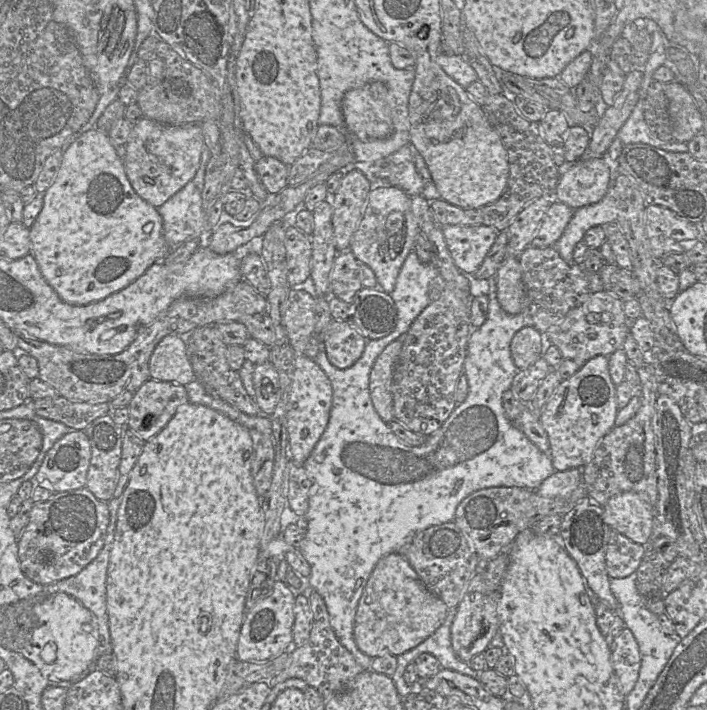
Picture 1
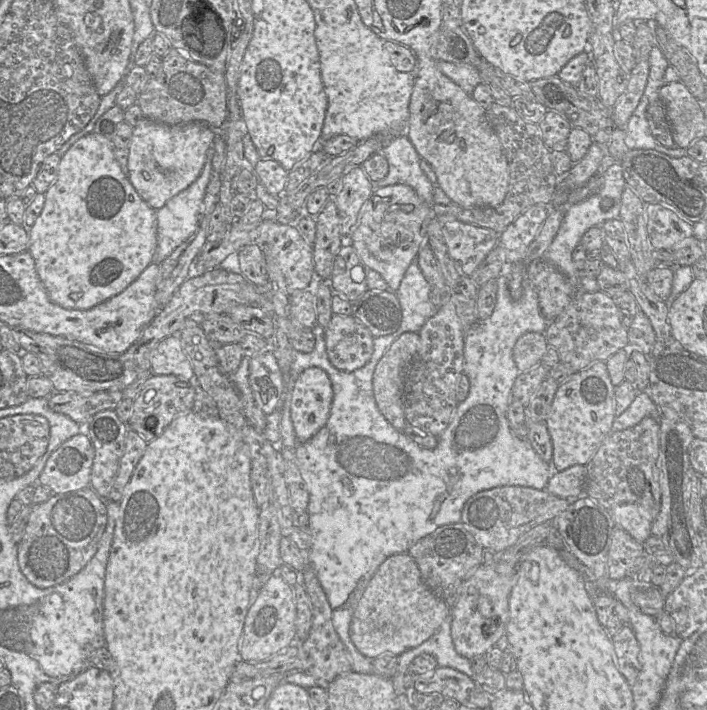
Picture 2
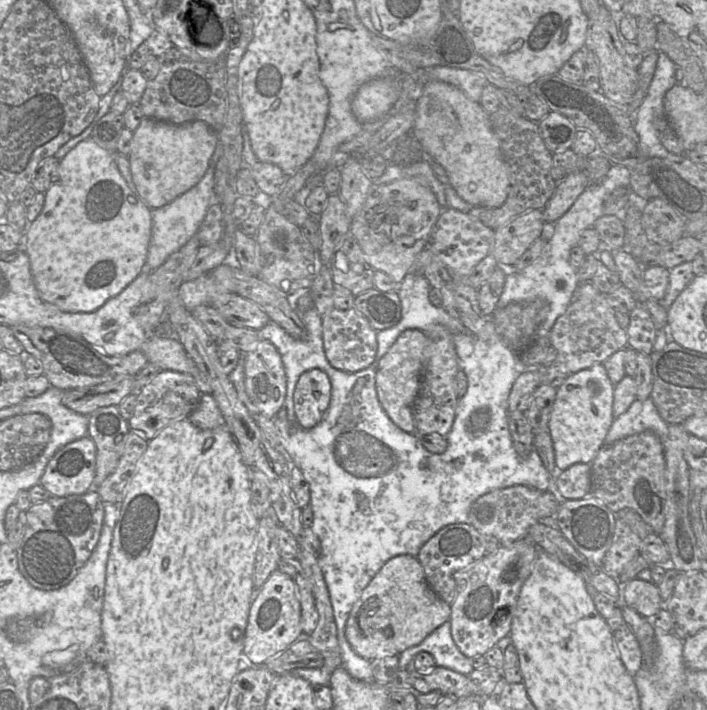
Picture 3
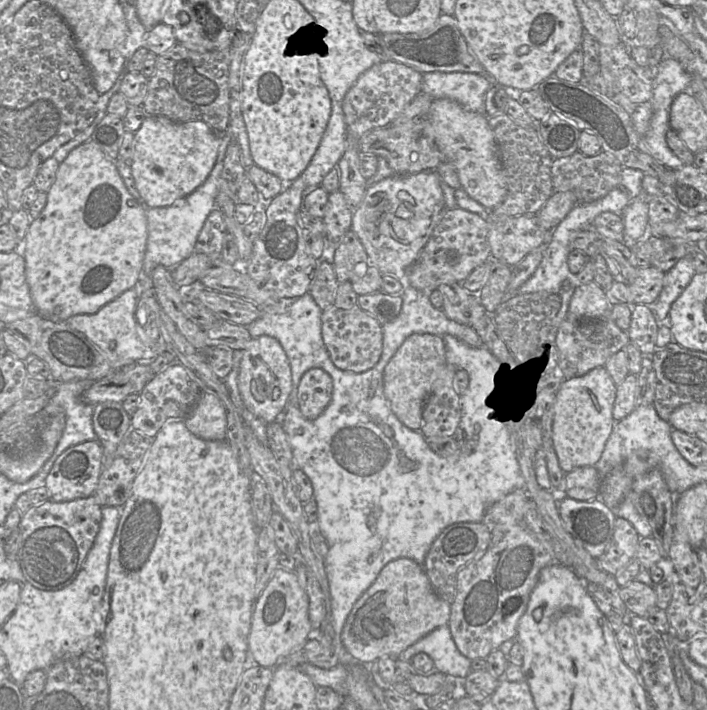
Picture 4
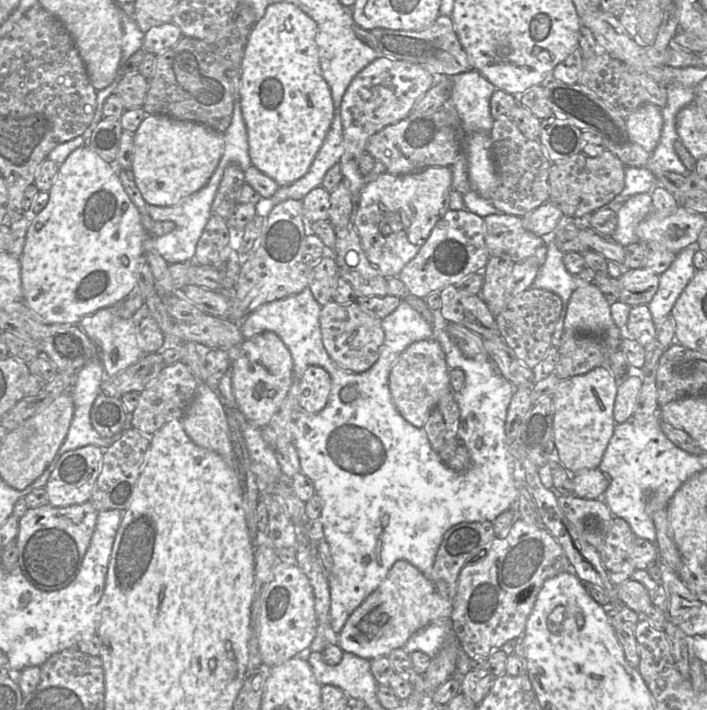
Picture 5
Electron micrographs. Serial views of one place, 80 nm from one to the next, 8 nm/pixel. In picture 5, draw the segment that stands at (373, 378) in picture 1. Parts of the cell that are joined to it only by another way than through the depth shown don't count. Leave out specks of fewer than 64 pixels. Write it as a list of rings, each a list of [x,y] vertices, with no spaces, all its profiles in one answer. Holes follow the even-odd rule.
[[[429,338],[410,344],[399,356],[389,375],[393,403],[402,417],[417,428],[424,426],[440,398],[451,389],[450,369],[440,343]]]

